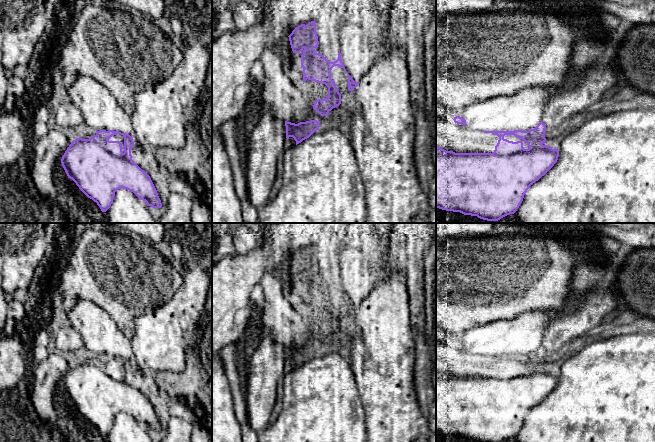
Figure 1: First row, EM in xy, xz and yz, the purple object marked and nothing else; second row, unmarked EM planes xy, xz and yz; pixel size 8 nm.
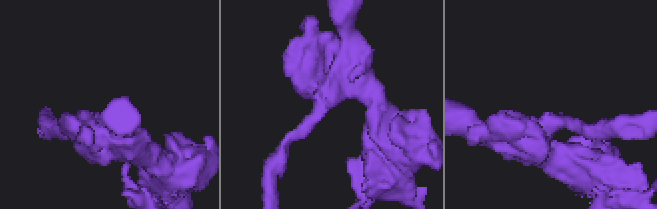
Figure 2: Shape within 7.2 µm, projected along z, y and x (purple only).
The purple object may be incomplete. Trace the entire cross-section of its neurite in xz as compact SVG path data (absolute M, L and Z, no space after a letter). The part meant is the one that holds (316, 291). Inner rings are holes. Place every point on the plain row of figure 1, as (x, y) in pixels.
M311 245L307 249L299 249L288 261L293 277L303 277L301 279L303 308L308 303L323 307L328 311L328 320L325 323L316 324L312 329L321 340L327 340L333 332L341 328L341 318L331 303L331 294L334 290L339 290L346 295L341 284L340 274L338 283L334 286L330 286L315 275L319 269L315 245Z

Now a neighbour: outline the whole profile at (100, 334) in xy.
M77 300L66 313L69 324L81 335L84 347L95 355L113 354L129 358L134 369L144 375L134 361L129 340L117 327L113 319L102 308L90 300Z

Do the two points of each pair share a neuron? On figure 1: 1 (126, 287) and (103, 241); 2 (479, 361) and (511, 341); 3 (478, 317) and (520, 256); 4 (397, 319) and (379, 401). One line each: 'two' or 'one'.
1: one
2: two
3: one
4: one

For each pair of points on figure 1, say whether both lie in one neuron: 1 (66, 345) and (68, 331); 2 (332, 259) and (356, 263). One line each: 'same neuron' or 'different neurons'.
1: same neuron
2: different neurons

